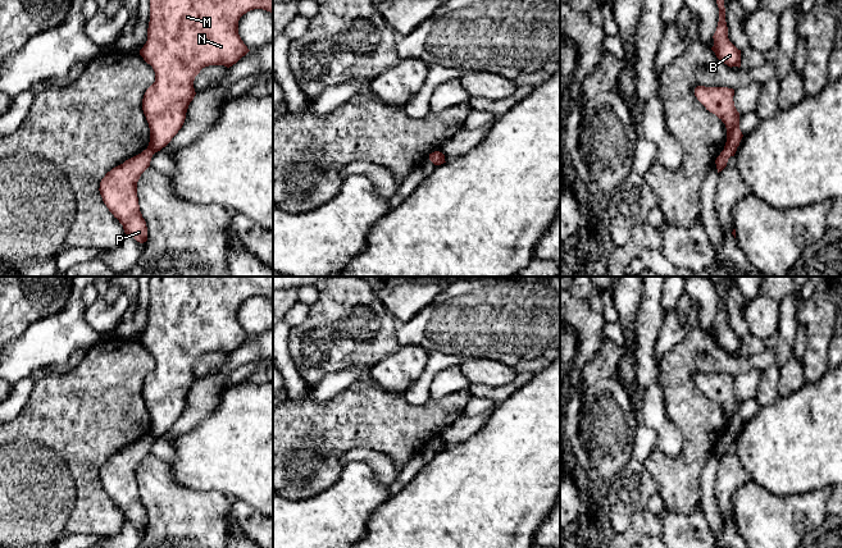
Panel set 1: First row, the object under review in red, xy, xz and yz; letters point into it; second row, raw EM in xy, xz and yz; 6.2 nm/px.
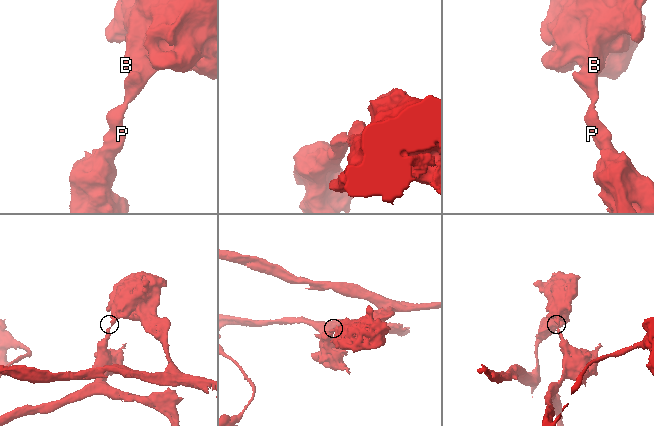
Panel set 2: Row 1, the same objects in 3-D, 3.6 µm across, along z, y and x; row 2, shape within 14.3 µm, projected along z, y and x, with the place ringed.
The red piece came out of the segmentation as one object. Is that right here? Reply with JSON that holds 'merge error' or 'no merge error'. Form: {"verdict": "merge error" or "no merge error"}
{"verdict": "merge error"}

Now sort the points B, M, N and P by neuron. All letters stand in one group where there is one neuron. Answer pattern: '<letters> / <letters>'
B M N / P

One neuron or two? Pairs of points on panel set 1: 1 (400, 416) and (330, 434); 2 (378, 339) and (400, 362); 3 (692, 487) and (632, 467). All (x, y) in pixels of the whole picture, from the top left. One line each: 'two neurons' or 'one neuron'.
1: one neuron
2: two neurons
3: two neurons

